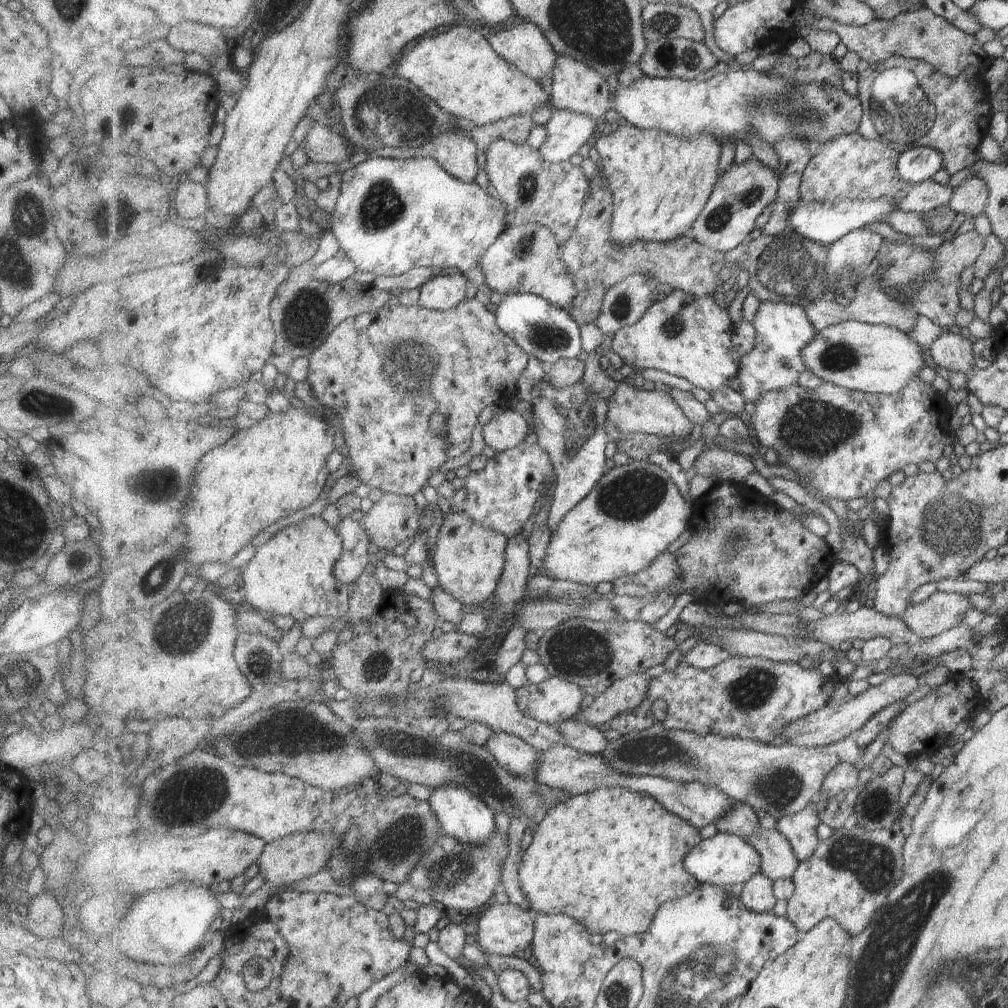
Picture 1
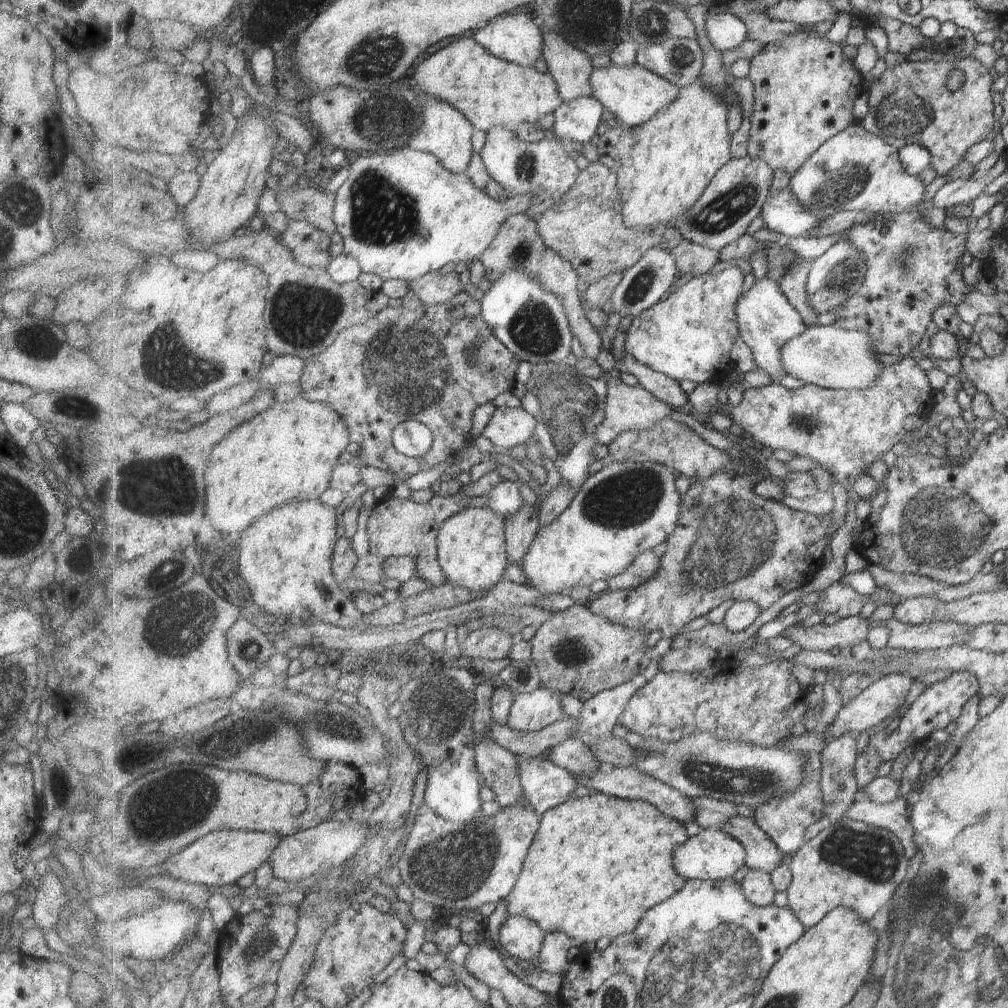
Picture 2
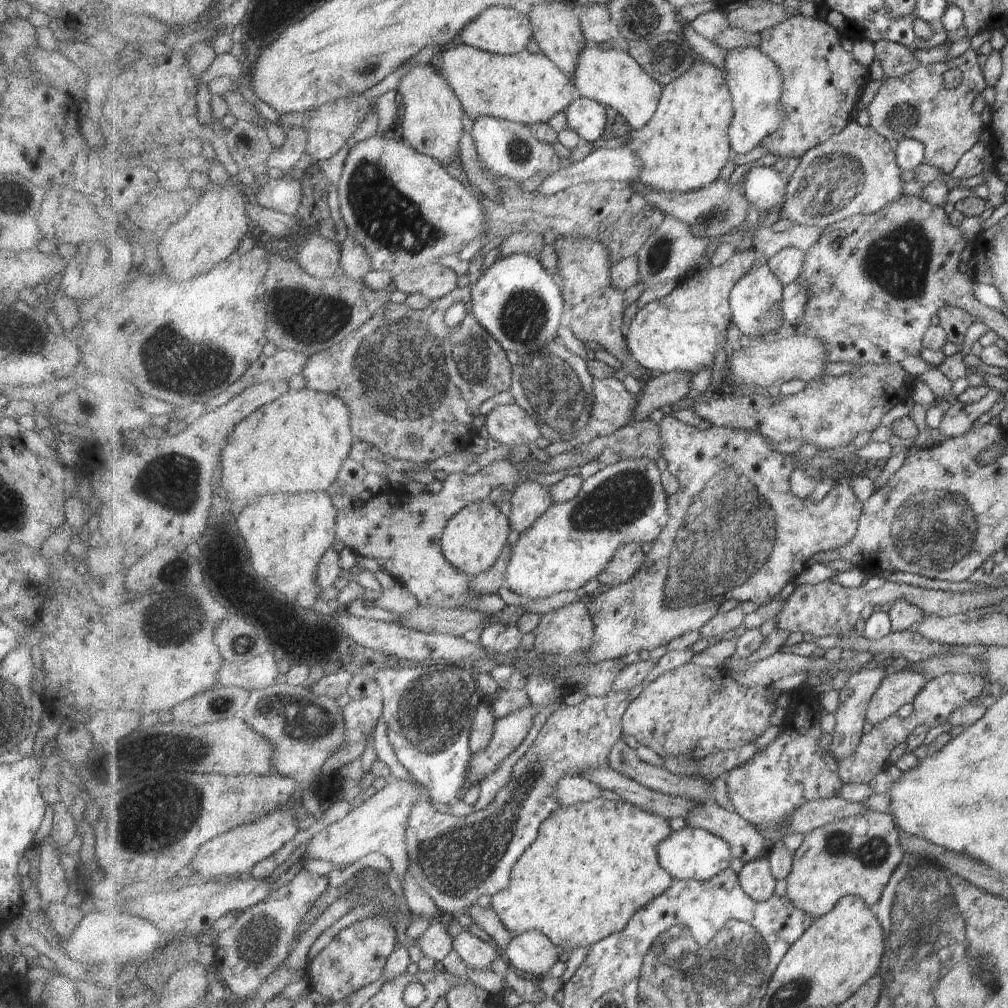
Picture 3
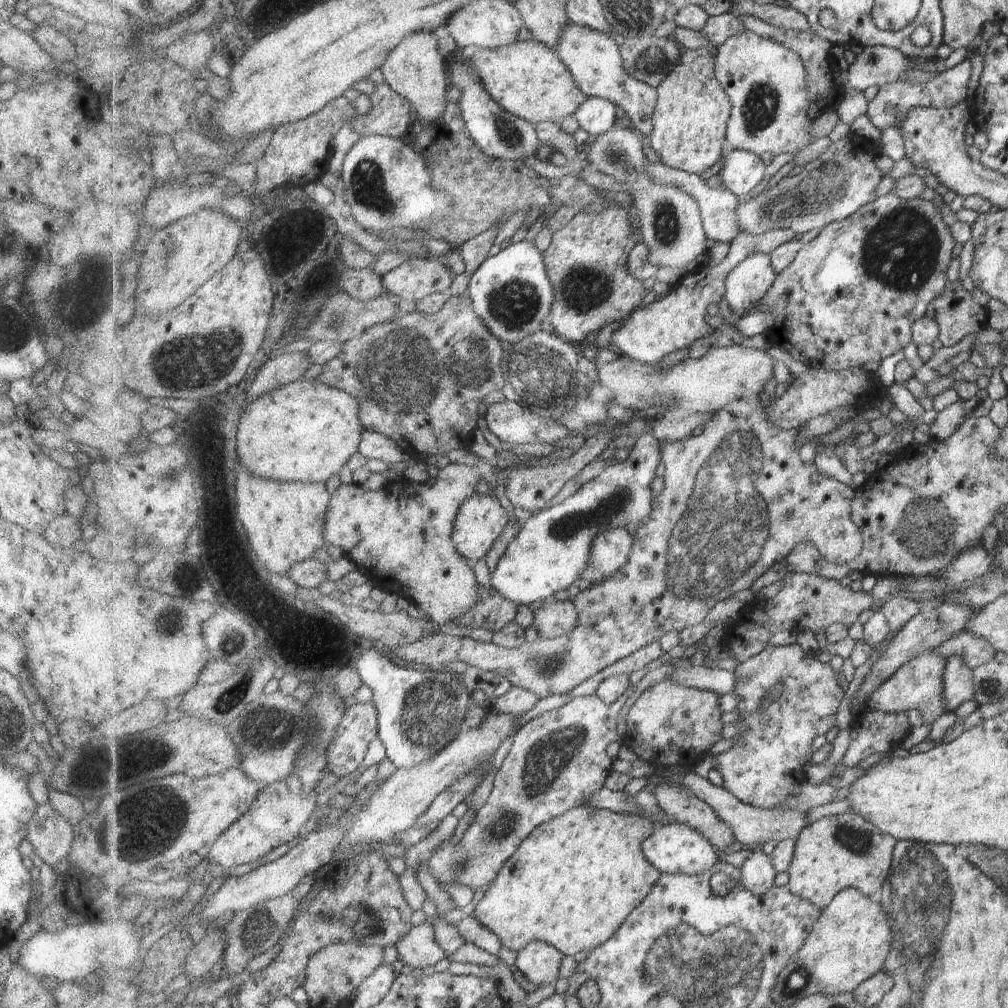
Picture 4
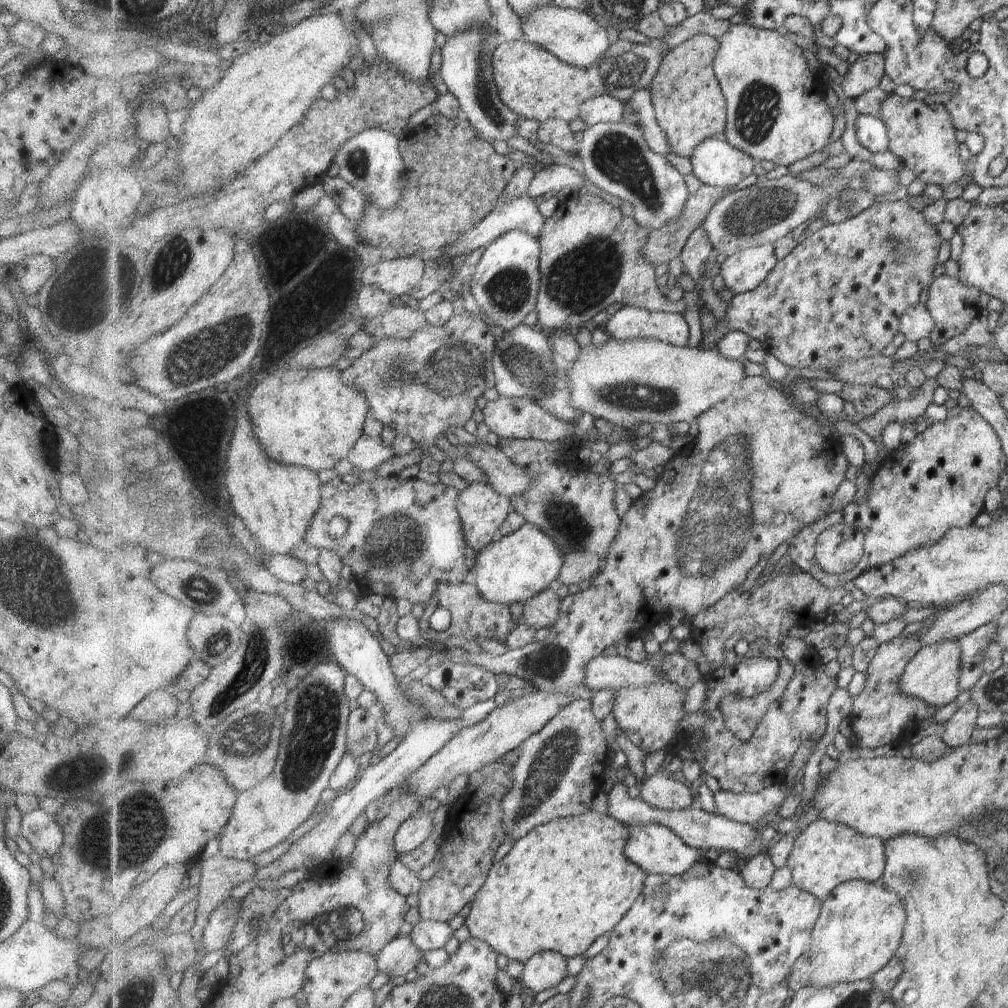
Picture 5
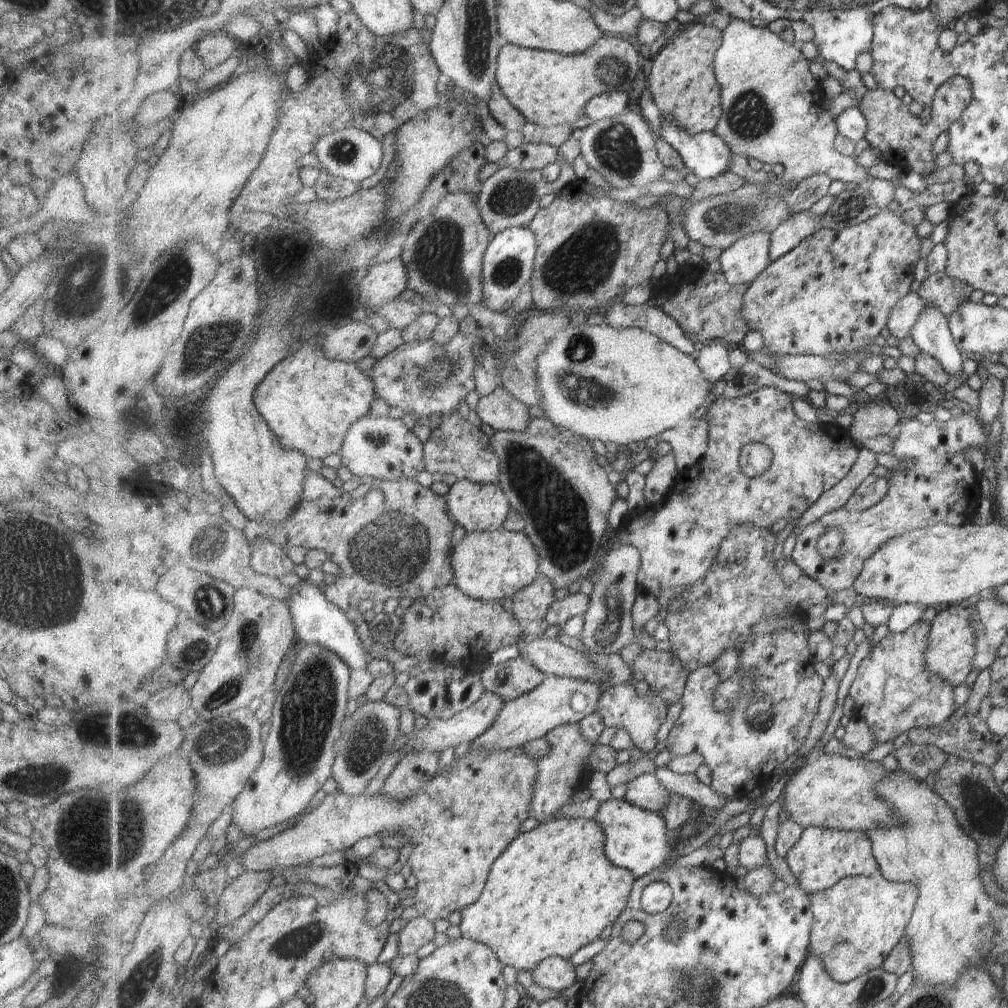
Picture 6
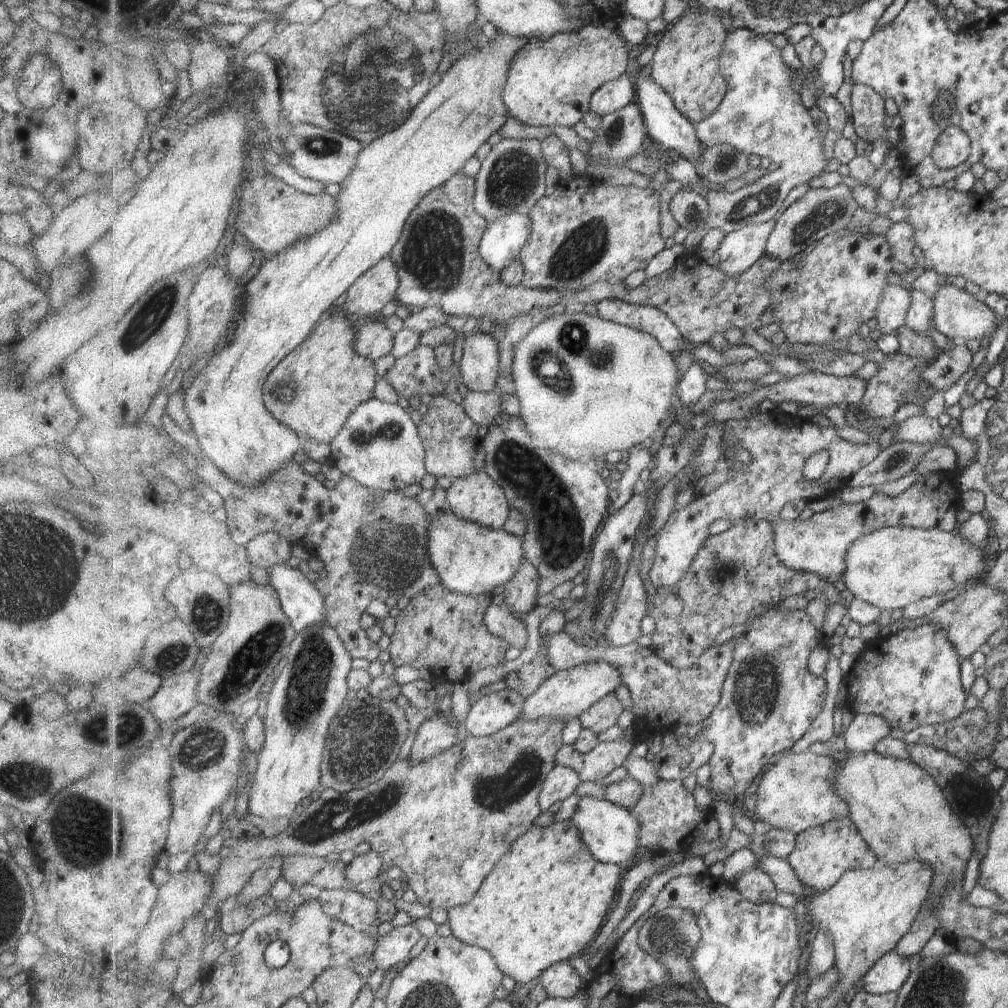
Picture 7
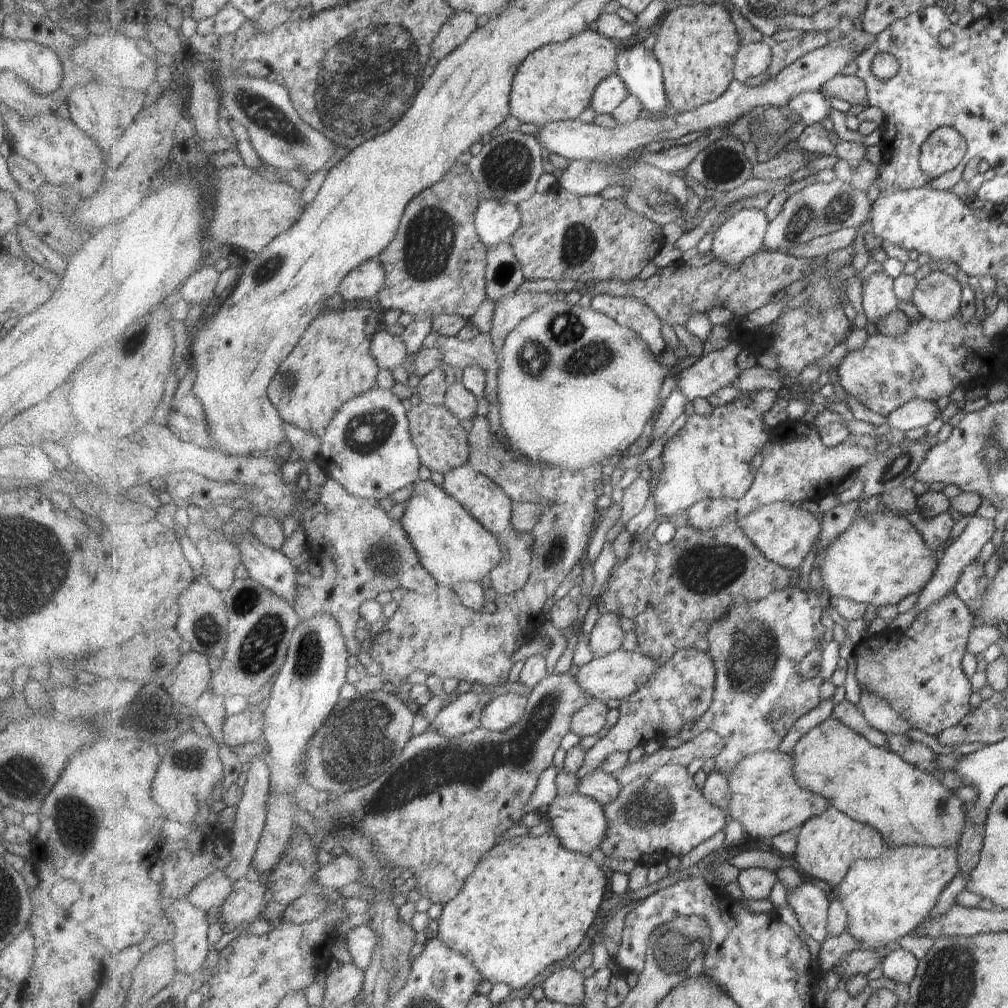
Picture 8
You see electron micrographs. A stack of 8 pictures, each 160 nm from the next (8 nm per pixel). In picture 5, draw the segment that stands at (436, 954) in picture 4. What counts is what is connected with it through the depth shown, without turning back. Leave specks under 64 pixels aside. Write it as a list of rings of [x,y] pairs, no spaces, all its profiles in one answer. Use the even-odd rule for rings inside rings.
[[[410,936],[397,937],[375,956],[378,960],[378,970],[389,979],[405,976],[415,970],[417,962],[424,962],[424,952],[417,948]]]

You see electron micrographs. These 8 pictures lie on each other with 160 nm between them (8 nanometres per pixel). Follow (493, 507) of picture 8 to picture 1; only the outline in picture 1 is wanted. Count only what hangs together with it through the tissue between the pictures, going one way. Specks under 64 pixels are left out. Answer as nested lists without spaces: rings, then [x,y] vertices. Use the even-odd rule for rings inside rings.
[[[465,510],[446,514],[438,530],[433,566],[439,584],[467,608],[486,603],[496,594],[506,567],[508,538],[500,532],[476,523]]]

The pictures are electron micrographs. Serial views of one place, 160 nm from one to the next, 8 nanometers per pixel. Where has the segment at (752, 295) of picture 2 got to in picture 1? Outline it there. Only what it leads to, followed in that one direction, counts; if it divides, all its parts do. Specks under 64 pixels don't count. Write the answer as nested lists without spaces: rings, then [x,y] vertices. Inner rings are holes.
[[[788,301],[759,302],[752,326],[756,331],[755,347],[741,359],[737,377],[740,380],[739,392],[747,402],[756,404],[767,391],[783,390],[797,385],[799,374],[806,369],[802,352],[813,339],[817,339],[819,330],[801,305]]]

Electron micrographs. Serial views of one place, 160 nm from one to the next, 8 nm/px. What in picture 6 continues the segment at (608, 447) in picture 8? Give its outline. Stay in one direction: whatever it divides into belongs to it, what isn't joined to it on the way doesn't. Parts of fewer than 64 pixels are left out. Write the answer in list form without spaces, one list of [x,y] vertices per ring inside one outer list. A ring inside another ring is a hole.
[[[604,322],[601,325],[566,326],[546,344],[545,351],[537,358],[536,380],[539,381],[540,408],[557,428],[567,429],[575,436],[600,440],[603,444],[614,442],[619,448],[634,447],[647,437],[677,427],[689,420],[693,412],[703,406],[705,398],[713,392],[714,384],[706,379],[698,361],[664,341],[655,333],[639,327],[615,328]]]

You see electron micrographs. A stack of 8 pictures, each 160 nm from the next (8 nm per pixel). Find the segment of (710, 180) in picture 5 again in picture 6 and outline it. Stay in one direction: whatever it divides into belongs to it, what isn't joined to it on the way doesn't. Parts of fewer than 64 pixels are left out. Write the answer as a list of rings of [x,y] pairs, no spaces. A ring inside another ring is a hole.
[[[661,114],[659,135],[677,149],[686,168],[699,179],[712,179],[729,171],[729,163],[735,154],[715,131],[692,135]]]

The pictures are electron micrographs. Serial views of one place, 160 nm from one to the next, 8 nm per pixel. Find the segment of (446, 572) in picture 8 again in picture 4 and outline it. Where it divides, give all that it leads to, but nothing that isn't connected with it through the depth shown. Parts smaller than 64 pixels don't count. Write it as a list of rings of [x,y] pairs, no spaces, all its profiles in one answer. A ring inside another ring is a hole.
[[[651,434],[643,435],[631,448],[627,460],[618,461],[602,475],[583,484],[572,496],[554,507],[534,514],[523,523],[497,568],[490,573],[491,586],[518,605],[547,602],[553,594],[578,582],[589,567],[594,538],[605,528],[646,522],[653,514],[655,497],[651,482],[662,461],[662,445]]]

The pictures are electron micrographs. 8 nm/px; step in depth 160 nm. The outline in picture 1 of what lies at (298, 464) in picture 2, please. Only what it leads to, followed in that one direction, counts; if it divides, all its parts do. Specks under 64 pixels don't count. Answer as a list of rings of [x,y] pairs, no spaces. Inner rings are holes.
[[[291,408],[246,424],[226,444],[211,450],[197,464],[193,502],[183,516],[191,536],[187,558],[193,564],[229,562],[261,530],[322,497],[328,489],[327,462],[338,448],[334,429],[301,408]]]

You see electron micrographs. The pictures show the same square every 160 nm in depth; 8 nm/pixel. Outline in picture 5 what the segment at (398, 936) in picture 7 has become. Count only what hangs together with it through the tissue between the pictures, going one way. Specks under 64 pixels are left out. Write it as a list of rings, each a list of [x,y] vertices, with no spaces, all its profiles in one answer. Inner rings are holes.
[[[422,919],[413,927],[409,936],[417,948],[426,953],[430,950],[442,949],[453,936],[453,929],[445,921]]]

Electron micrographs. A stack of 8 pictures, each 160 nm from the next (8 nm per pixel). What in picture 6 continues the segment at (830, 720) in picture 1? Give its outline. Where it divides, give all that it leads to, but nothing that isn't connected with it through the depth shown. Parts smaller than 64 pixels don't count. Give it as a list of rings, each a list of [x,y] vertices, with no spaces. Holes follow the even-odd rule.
[[[948,605],[937,611],[930,621],[930,644],[926,648],[926,667],[937,676],[943,677],[951,686],[963,683],[967,673],[972,670],[972,662],[976,653],[976,633],[970,625],[970,608],[960,605]]]

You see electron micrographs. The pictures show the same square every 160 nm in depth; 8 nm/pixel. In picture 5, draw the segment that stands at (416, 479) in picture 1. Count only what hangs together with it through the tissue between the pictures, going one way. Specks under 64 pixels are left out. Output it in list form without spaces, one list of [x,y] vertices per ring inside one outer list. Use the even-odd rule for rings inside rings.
[[[465,310],[460,315],[455,315],[451,320],[439,327],[433,326],[427,323],[424,329],[416,332],[410,339],[381,339],[369,352],[366,352],[361,358],[358,358],[353,362],[353,366],[342,371],[342,377],[347,384],[352,387],[357,387],[366,393],[366,397],[369,400],[371,411],[374,412],[374,417],[380,420],[384,426],[390,426],[395,429],[397,433],[403,433],[413,442],[420,442],[426,448],[433,446],[435,448],[435,442],[443,436],[443,432],[451,426],[465,426],[471,418],[473,418],[473,410],[477,408],[477,396],[481,396],[482,392],[489,390],[495,386],[495,372],[493,372],[493,354],[495,354],[495,336],[493,336],[492,328],[489,326],[488,321],[482,317],[479,318],[475,314]]]

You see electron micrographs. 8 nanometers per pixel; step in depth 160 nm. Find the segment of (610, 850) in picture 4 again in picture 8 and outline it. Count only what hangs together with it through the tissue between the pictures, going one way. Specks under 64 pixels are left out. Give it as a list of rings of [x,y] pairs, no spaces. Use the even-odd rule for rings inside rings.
[[[555,833],[514,837],[495,845],[489,854],[481,860],[483,864],[475,867],[458,896],[443,906],[436,936],[451,949],[470,957],[485,981],[503,982],[511,990],[525,988],[529,980],[535,982],[535,976],[547,968],[565,965],[565,958],[581,946],[605,900],[607,874],[601,863],[563,846]]]

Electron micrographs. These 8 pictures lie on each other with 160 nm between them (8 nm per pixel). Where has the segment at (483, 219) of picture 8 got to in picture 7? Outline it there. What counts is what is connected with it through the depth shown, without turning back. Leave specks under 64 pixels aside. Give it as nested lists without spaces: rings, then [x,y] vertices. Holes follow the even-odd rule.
[[[505,214],[489,222],[481,244],[482,257],[498,273],[505,271],[511,261],[519,259],[533,231],[525,214]]]

